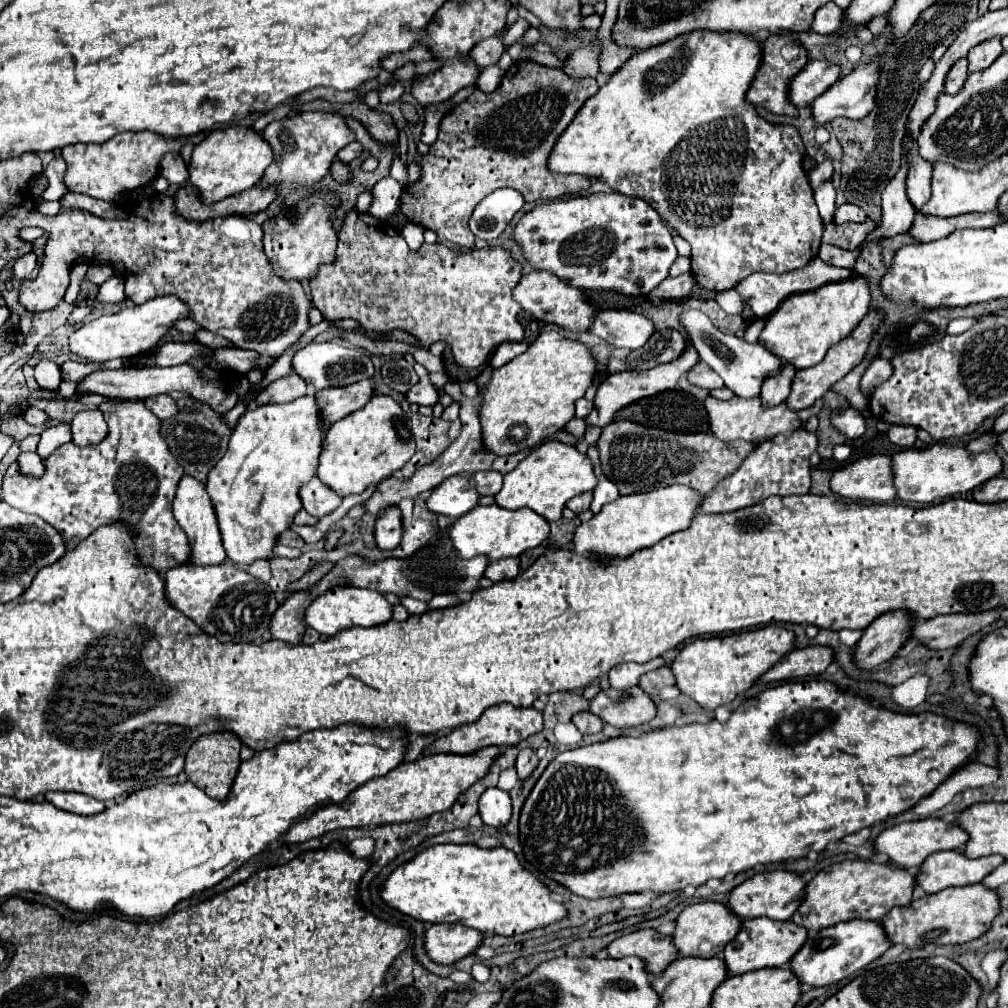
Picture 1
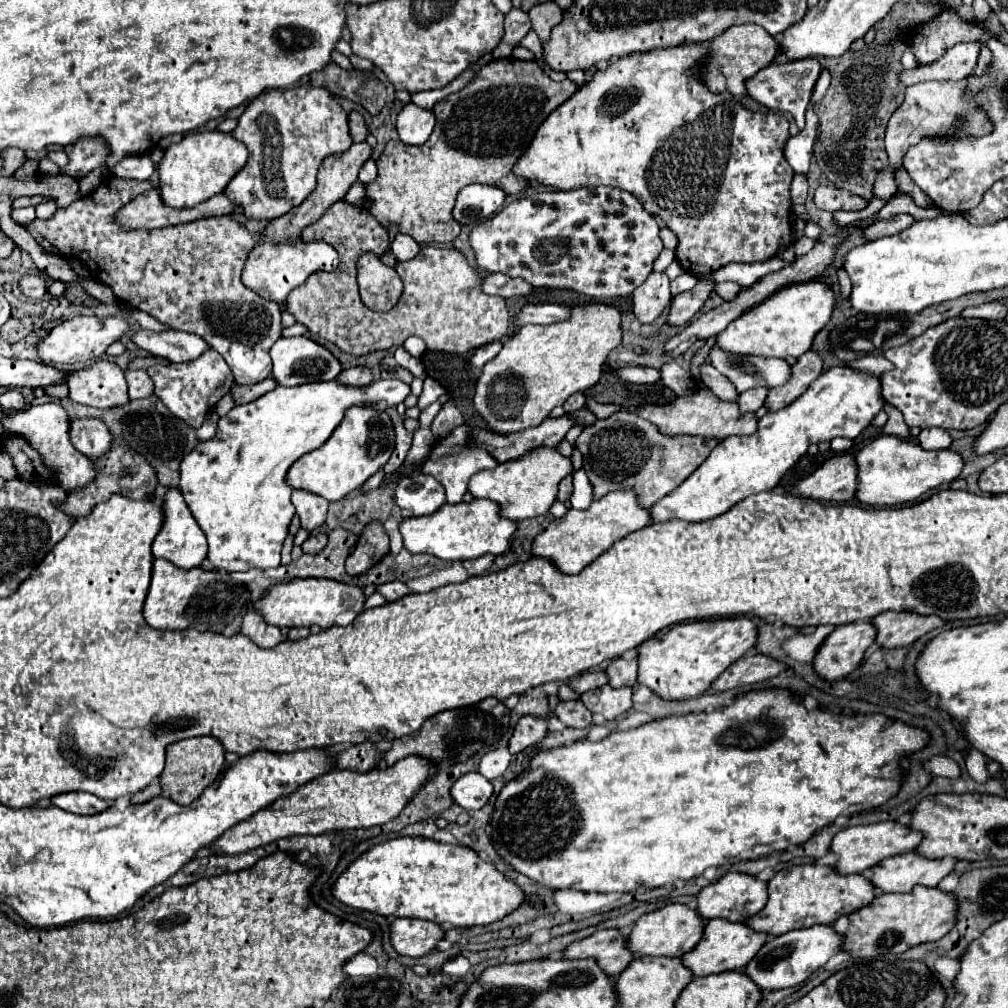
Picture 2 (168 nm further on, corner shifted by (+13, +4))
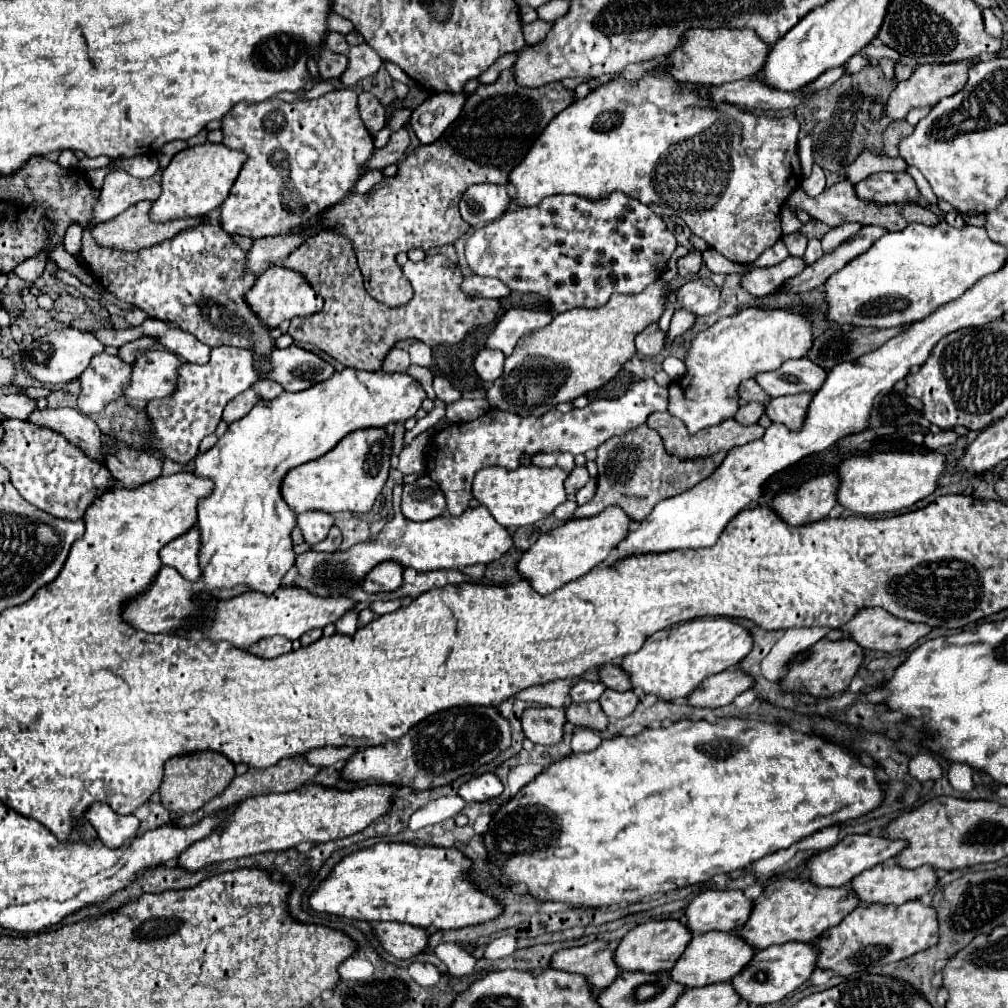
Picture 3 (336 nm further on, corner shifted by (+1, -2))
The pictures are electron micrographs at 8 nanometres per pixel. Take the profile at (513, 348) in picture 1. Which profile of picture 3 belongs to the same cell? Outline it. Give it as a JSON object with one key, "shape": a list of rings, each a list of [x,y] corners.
{"shape":[[[484,349],[476,355],[474,367],[476,373],[480,375],[482,381],[494,381],[502,375],[502,367],[504,367],[504,353],[498,353],[498,349]]]}

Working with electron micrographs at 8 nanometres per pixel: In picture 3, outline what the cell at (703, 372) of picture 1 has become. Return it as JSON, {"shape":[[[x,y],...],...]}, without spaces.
{"shape":[[[746,379],[742,381],[742,385],[738,387],[738,395],[744,401],[770,401],[770,397],[762,391],[762,387],[754,381],[754,379]]]}

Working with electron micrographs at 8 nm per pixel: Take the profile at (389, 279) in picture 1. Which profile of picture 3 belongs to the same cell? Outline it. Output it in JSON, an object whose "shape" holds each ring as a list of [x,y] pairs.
{"shape":[[[322,229],[318,231],[314,237],[306,239],[286,261],[286,267],[300,271],[306,275],[306,279],[310,281],[312,289],[322,295],[324,299],[324,307],[320,313],[314,313],[310,317],[294,317],[290,323],[288,333],[294,337],[296,343],[312,343],[318,349],[322,349],[324,353],[328,353],[330,357],[338,359],[342,365],[346,367],[354,367],[354,369],[366,369],[366,371],[378,371],[382,367],[382,361],[386,357],[386,353],[398,343],[398,341],[406,341],[406,339],[416,339],[426,343],[428,347],[436,347],[436,345],[456,345],[462,343],[476,327],[490,327],[494,325],[494,321],[498,319],[498,313],[502,311],[500,301],[486,301],[486,299],[478,297],[466,297],[466,293],[462,291],[462,271],[456,263],[452,263],[446,255],[432,255],[426,257],[420,263],[412,263],[408,261],[402,271],[408,277],[408,281],[414,287],[414,301],[410,301],[404,307],[396,307],[396,309],[388,309],[386,305],[376,303],[362,287],[362,273],[358,269],[356,263],[356,253],[354,247],[350,245],[350,241],[346,241],[346,237],[342,237],[342,233],[334,233],[334,229]]]}

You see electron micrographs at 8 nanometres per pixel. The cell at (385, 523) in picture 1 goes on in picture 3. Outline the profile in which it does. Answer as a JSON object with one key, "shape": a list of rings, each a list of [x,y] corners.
{"shape":[[[386,561],[386,565],[378,565],[378,569],[372,569],[366,575],[366,581],[362,581],[362,589],[368,593],[394,591],[400,585],[402,585],[402,567],[394,565],[394,561]]]}

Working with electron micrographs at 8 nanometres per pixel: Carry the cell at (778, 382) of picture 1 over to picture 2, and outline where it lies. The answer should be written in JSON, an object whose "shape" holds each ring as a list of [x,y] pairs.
{"shape":[[[756,387],[754,391],[744,391],[740,393],[738,397],[738,407],[742,413],[756,413],[762,405],[764,405],[764,399],[768,395],[768,389],[766,387]]]}

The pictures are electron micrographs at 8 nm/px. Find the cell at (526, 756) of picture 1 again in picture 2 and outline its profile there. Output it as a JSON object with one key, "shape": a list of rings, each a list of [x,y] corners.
{"shape":[[[550,695],[548,703],[548,717],[536,717],[536,715],[522,715],[518,723],[514,725],[514,733],[510,737],[510,753],[520,753],[530,745],[540,743],[548,735],[548,719],[554,717],[554,707],[558,705],[558,697]]]}

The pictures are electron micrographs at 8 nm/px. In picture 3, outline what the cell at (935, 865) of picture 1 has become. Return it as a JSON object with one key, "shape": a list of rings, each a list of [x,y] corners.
{"shape":[[[882,863],[882,865],[876,865],[876,867],[860,873],[858,877],[854,877],[852,889],[856,891],[856,895],[864,903],[902,905],[906,901],[920,899],[922,895],[926,895],[928,891],[932,891],[932,887],[936,887],[936,883],[938,883],[936,869],[930,869],[928,865],[918,867],[918,869],[902,869],[898,863]]]}

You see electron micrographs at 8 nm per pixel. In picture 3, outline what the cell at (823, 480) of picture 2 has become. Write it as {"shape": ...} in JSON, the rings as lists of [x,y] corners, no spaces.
{"shape":[[[834,473],[814,477],[794,493],[782,493],[772,501],[772,509],[790,525],[826,519],[834,505],[838,505],[834,501]]]}

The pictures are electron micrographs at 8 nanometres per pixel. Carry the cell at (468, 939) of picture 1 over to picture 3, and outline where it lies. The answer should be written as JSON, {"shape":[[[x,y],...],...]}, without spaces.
{"shape":[[[392,921],[378,923],[374,931],[382,947],[396,959],[412,959],[420,955],[426,949],[426,937],[430,937],[428,931],[422,927]]]}

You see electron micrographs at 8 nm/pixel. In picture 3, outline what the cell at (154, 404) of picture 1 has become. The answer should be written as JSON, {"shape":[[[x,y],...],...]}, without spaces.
{"shape":[[[146,351],[142,353],[132,369],[132,383],[126,389],[126,397],[152,401],[168,397],[176,385],[176,369],[180,359],[168,351]]]}

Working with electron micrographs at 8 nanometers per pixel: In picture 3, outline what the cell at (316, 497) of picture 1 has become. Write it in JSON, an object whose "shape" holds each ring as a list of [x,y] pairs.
{"shape":[[[310,511],[310,513],[300,513],[298,515],[298,527],[302,529],[304,541],[308,545],[320,543],[328,535],[332,525],[334,525],[334,517],[330,513],[314,513],[314,511]]]}

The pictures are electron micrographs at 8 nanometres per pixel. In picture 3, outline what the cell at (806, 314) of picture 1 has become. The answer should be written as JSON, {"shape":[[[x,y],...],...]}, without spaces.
{"shape":[[[758,307],[758,309],[746,309],[746,311],[732,315],[732,317],[724,317],[720,321],[716,321],[712,327],[700,331],[696,335],[696,339],[692,341],[688,357],[684,361],[686,375],[678,383],[672,383],[668,387],[670,389],[668,413],[682,419],[690,433],[704,429],[706,425],[716,425],[724,419],[730,419],[738,411],[740,397],[738,397],[736,389],[738,389],[740,381],[750,379],[750,377],[754,377],[754,373],[760,373],[760,371],[774,371],[788,359],[806,357],[812,341],[814,341],[812,319],[802,313],[790,311],[790,309],[762,309],[762,307]]]}

